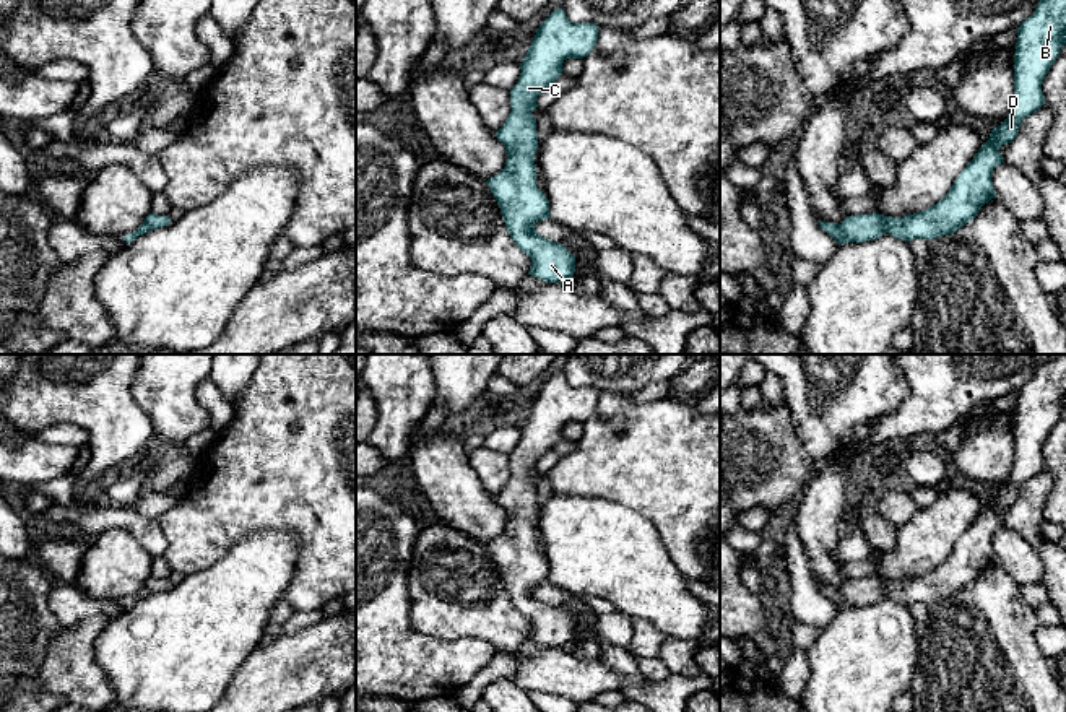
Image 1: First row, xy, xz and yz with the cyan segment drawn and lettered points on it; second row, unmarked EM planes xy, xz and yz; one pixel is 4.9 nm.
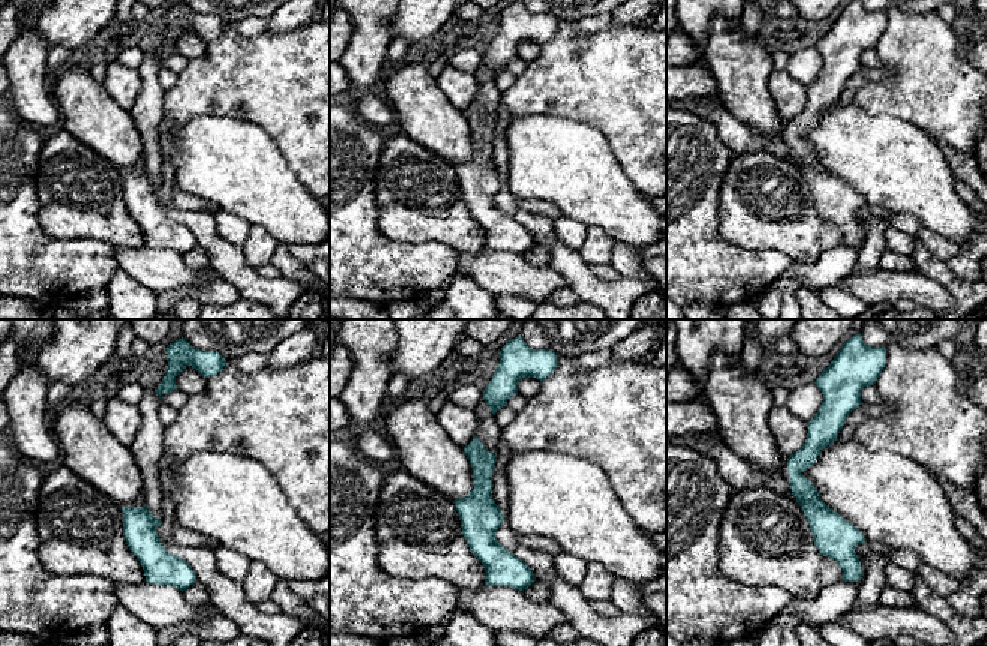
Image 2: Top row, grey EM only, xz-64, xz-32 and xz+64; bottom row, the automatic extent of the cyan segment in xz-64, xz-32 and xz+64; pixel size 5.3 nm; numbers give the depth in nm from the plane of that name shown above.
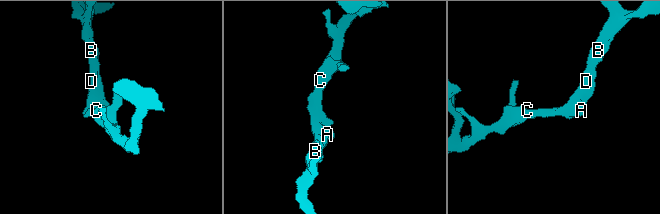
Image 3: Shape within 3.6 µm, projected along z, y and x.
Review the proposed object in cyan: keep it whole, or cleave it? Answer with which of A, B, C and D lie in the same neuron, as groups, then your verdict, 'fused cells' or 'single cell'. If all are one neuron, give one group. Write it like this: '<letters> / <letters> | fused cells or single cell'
A B C D | single cell

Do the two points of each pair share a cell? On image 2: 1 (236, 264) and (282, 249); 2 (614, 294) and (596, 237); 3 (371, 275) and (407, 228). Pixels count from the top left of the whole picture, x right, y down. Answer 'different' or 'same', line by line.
1: different
2: different
3: different

